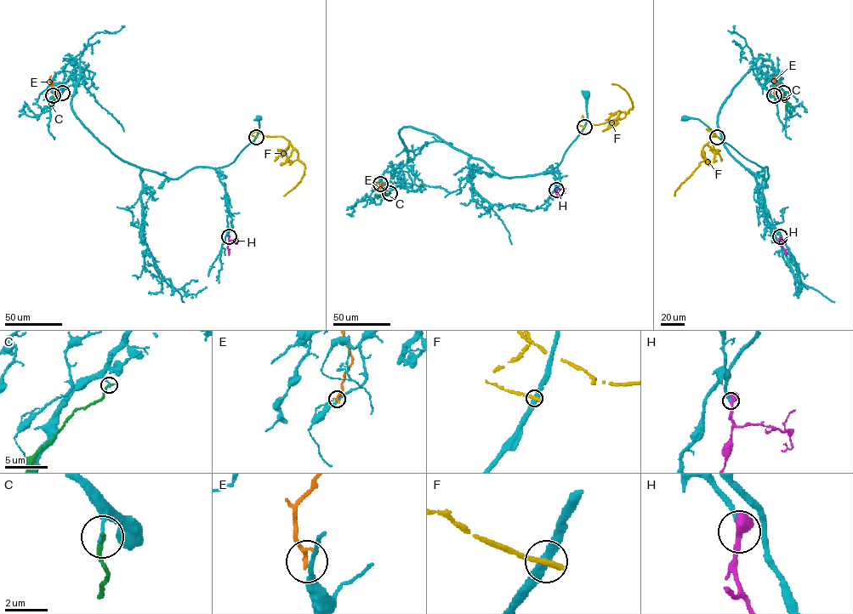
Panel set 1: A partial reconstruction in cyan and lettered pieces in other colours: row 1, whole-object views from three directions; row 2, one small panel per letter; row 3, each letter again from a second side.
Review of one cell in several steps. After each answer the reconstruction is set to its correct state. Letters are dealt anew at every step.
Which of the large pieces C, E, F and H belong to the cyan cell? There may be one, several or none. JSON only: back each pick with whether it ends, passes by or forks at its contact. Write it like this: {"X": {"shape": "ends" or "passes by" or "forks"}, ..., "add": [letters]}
{"H": {"shape": "passes by"}, "add": ["H"]}

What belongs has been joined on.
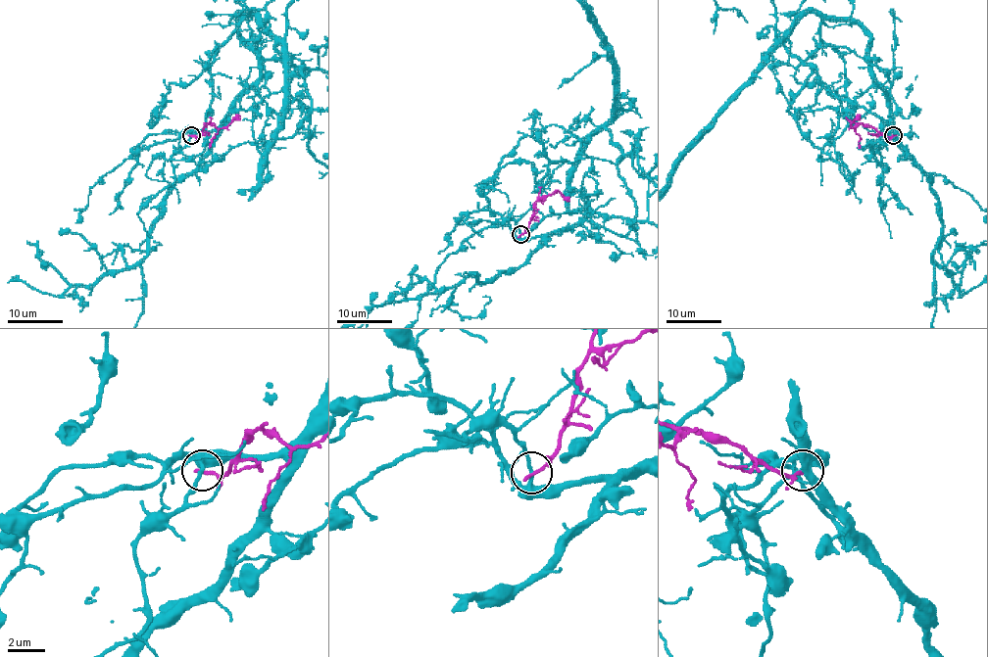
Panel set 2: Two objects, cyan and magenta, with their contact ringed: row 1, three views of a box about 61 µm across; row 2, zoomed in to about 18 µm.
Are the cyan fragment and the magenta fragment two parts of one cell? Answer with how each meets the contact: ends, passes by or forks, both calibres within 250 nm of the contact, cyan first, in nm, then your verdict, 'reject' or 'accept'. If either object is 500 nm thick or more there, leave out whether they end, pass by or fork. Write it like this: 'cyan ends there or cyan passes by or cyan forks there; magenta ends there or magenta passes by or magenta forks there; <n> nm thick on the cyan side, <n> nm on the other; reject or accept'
cyan passes by; magenta ends there; 200 nm thick on the cyan side, 190 nm on the other; reject

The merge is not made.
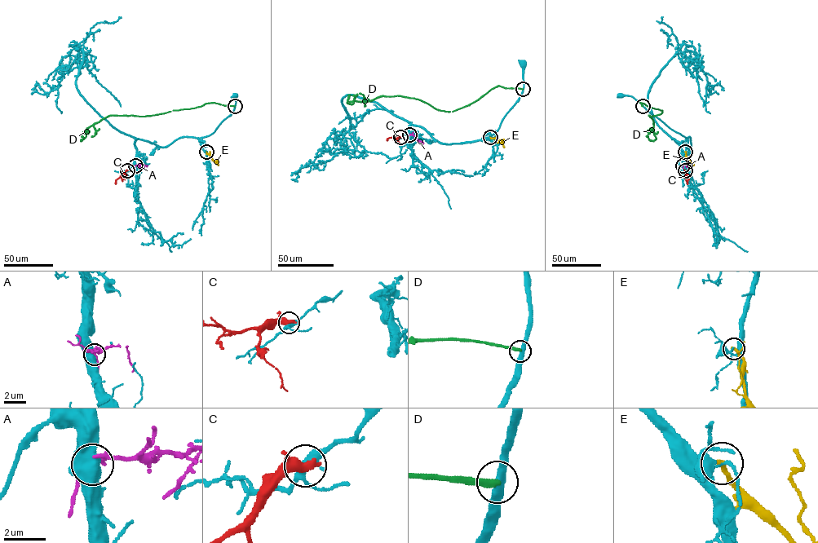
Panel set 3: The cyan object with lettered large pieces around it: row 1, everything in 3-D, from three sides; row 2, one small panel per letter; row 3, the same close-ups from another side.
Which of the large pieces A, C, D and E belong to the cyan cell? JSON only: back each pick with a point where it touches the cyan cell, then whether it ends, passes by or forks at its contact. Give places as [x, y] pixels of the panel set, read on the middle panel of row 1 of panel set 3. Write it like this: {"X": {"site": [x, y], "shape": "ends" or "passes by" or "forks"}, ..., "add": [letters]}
{"add": []}

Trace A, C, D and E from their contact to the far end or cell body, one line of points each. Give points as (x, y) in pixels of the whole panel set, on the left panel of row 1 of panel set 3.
A: (135, 165), (147, 166)
C: (127, 170), (116, 179), (116, 184)
D: (235, 106), (212, 103), (151, 116), (109, 115), (88, 128), (86, 136), (81, 140), (81, 136)
E: (206, 152), (218, 165)

